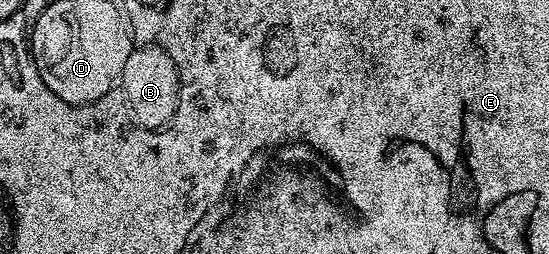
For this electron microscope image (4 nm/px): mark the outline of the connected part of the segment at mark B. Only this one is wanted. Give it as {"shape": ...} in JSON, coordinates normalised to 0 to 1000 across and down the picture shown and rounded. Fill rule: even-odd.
{"shape":[[[275,169],[270,193],[246,185],[228,244],[213,350],[215,362],[224,362],[220,394],[231,425],[233,469],[253,476],[257,516],[290,524],[311,492],[330,421],[332,276],[326,276],[324,252],[317,244],[315,213],[295,193],[288,169]]]}

